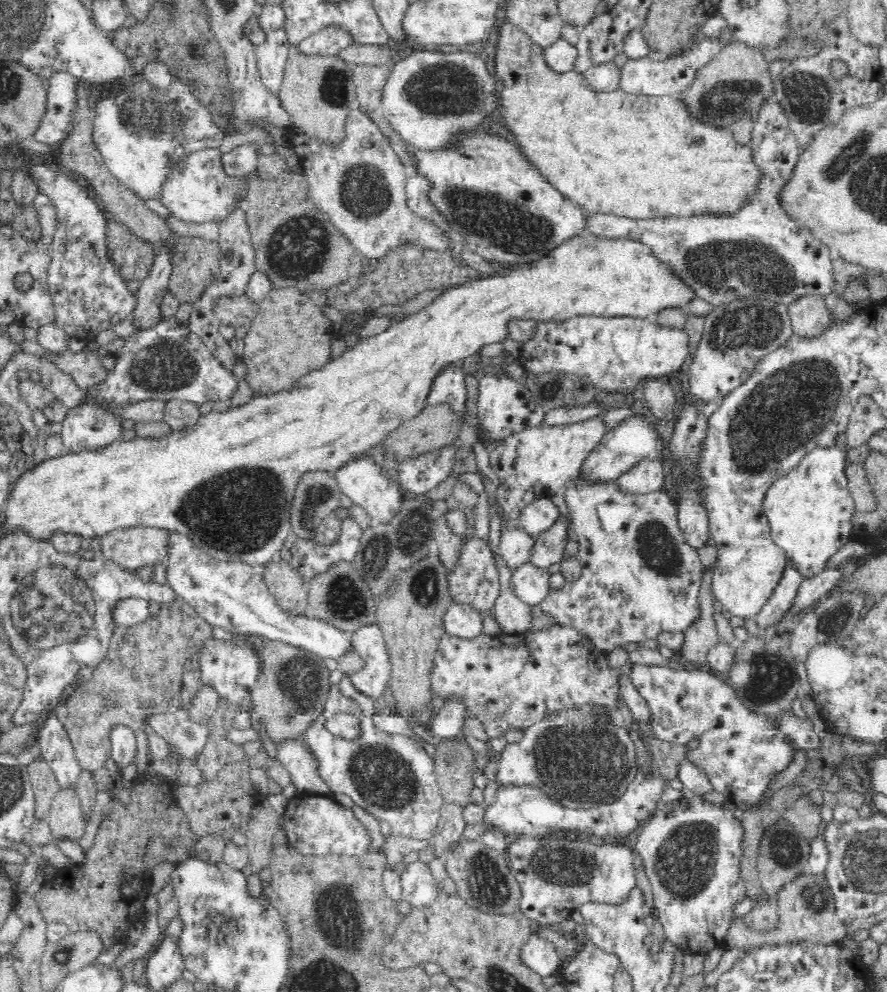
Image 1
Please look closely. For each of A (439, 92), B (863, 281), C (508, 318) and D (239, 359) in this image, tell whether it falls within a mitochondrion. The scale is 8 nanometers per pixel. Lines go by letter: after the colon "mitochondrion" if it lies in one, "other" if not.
A: mitochondrion
B: other
C: other
D: other

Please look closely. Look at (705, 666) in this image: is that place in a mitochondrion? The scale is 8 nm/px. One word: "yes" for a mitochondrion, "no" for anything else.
no

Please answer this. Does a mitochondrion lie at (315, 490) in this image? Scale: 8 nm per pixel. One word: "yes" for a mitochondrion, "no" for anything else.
yes

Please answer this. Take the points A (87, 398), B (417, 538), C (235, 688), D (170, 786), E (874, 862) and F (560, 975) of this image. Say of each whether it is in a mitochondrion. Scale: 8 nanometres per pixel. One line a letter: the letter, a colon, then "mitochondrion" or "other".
A: other
B: mitochondrion
C: other
D: other
E: mitochondrion
F: other

